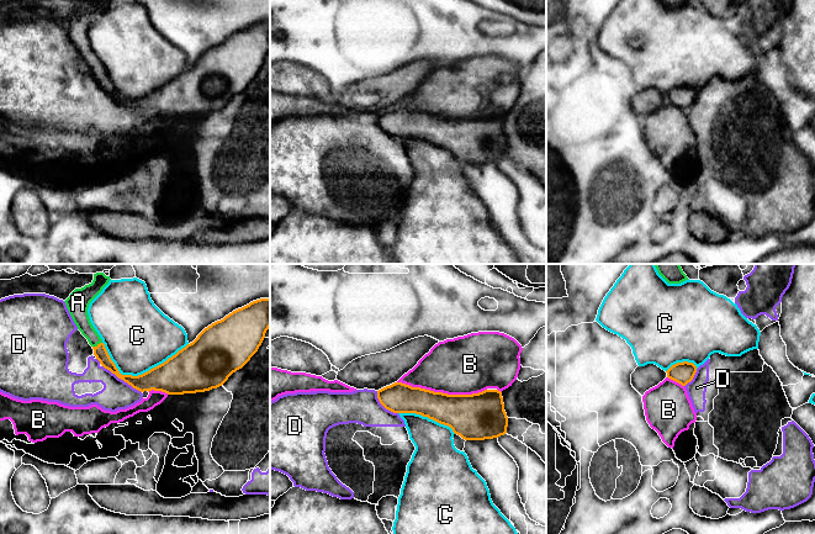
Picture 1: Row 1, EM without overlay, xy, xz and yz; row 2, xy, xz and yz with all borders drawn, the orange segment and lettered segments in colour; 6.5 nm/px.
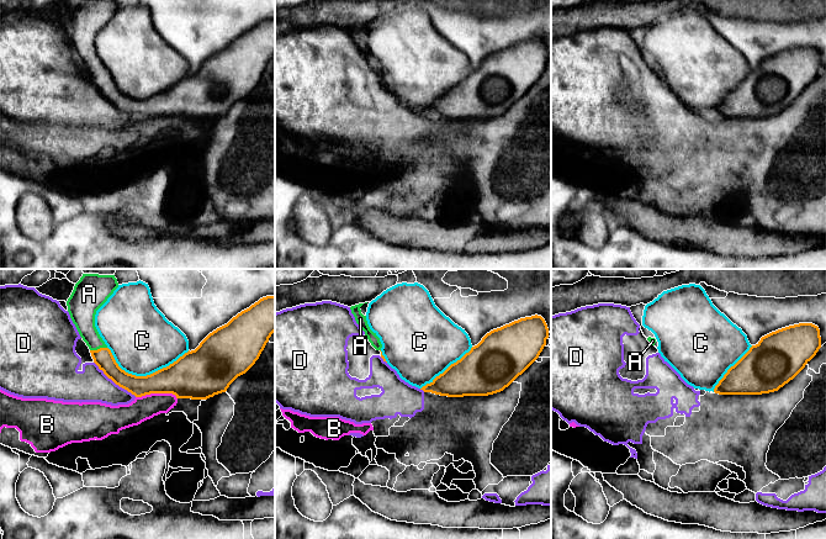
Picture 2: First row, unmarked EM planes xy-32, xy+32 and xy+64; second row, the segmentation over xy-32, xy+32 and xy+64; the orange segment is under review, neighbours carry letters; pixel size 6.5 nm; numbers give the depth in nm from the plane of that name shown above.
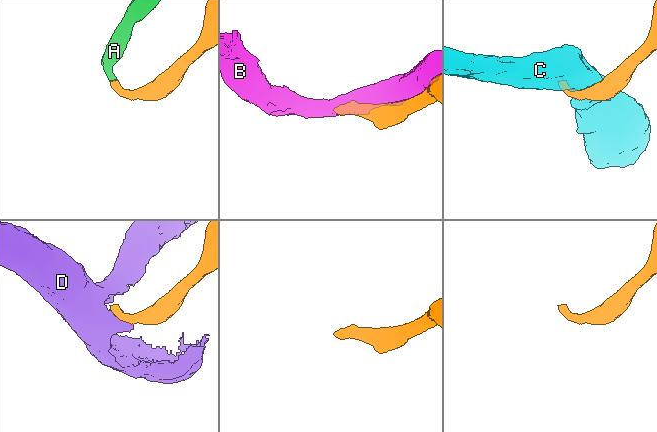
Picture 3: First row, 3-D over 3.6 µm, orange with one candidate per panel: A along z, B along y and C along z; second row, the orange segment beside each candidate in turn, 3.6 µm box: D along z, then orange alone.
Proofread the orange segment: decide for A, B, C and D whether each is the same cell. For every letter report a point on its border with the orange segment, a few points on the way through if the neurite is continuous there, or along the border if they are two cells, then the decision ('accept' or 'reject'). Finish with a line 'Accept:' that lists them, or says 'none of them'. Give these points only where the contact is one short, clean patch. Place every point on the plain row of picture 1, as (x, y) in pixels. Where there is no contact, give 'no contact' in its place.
A: meets orange in xy at (98, 68); runs through xy (100, 75), (98, 68), (84, 49), (79, 35); accept
B: meets orange in xz at (442, 116); reject
C: meets orange in xy at (139, 99); reject
D: meets orange in xy at (122, 102); border along xy (102, 89), (141, 116); reject
Accept: A

